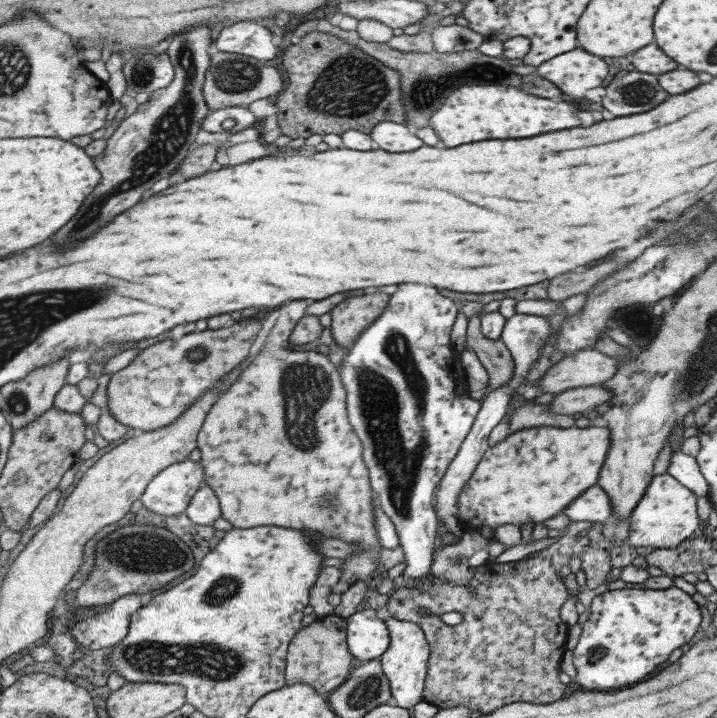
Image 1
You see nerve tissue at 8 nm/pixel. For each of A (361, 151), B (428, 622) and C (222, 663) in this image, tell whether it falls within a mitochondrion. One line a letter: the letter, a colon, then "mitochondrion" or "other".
A: other
B: other
C: mitochondrion

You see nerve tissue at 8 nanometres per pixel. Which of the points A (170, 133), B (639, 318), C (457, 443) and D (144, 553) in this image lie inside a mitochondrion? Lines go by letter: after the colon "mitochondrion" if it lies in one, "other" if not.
A: mitochondrion
B: mitochondrion
C: other
D: mitochondrion

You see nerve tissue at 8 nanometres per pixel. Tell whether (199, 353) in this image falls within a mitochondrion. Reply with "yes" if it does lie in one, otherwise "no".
yes

